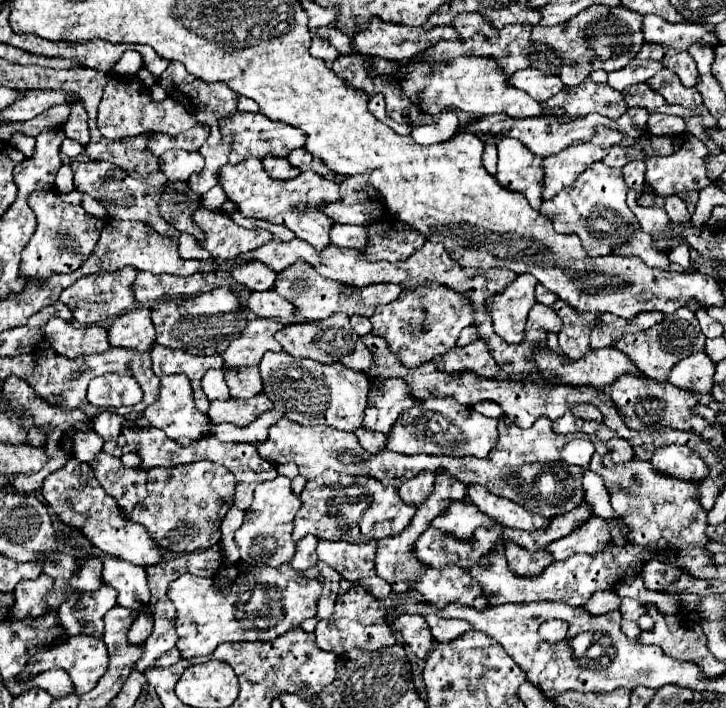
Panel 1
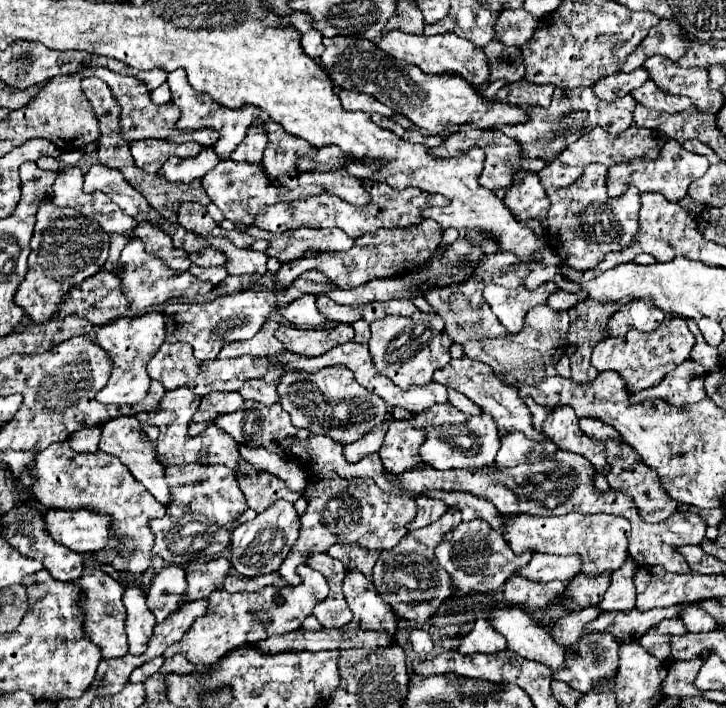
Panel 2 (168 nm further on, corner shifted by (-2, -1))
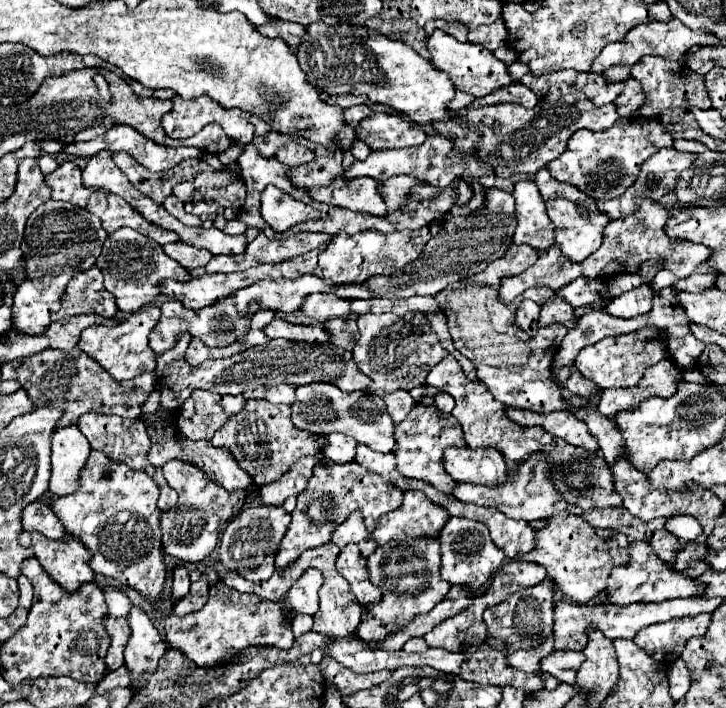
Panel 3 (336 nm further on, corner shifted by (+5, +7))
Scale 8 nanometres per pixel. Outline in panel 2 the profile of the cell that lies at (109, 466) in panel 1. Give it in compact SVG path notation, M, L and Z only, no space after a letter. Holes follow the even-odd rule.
M56 442L42 450L36 458L36 466L32 470L36 476L36 486L32 486L34 496L40 504L54 510L76 510L88 508L92 512L100 512L110 516L114 536L108 542L108 548L94 552L94 560L100 564L114 566L116 572L132 572L144 574L152 566L152 546L154 534L148 526L152 518L162 518L166 514L166 506L160 504L146 488L140 484L128 468L114 456L104 452L94 454L78 454L68 442Z

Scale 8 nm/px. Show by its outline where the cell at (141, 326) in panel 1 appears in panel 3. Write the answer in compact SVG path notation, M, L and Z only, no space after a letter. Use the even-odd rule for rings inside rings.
M145 306L141 312L129 314L123 322L115 326L103 326L103 324L89 326L85 328L85 332L81 332L79 346L81 350L85 350L87 356L97 360L117 382L131 380L141 372L155 370L155 352L149 348L149 334L155 328L159 316L161 312L157 306Z

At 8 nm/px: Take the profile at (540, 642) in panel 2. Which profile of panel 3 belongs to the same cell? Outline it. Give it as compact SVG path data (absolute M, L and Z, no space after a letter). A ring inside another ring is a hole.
M553 650L549 656L541 658L541 670L549 672L557 680L573 686L573 672L581 666L581 660L585 660L583 652L573 650Z

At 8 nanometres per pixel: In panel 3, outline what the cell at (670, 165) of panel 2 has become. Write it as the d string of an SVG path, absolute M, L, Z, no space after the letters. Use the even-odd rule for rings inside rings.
M661 148L657 150L649 160L645 160L641 164L641 172L637 176L637 180L625 190L623 196L619 198L611 198L611 200L597 200L597 208L601 212L607 212L609 218L621 218L621 216L627 216L629 212L633 212L633 208L637 208L637 202L641 202L643 198L653 198L653 200L661 200L667 192L675 190L677 186L677 180L679 180L679 174L687 168L691 168L693 164L697 162L697 154L693 152L679 152L675 148Z

